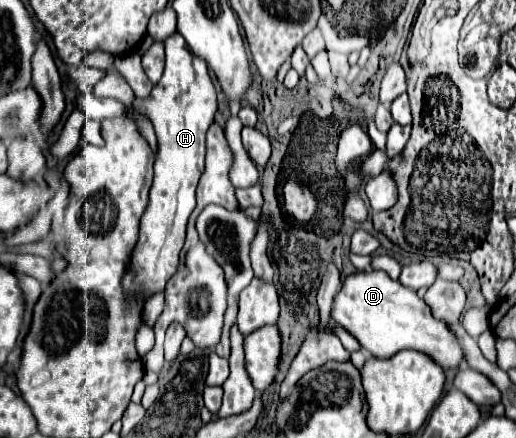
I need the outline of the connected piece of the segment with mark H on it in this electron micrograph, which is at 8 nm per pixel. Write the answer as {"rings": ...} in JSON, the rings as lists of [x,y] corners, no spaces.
{"rings":[[[174,32],[172,36],[168,36],[164,40],[164,48],[166,48],[164,74],[162,74],[160,82],[154,86],[150,98],[144,100],[144,110],[148,112],[144,116],[150,118],[150,122],[154,124],[156,136],[158,136],[158,154],[156,154],[156,162],[154,162],[154,184],[150,190],[150,202],[148,202],[148,208],[140,222],[140,238],[138,238],[138,244],[132,254],[130,270],[122,280],[122,286],[130,294],[132,292],[156,294],[156,292],[164,290],[166,282],[174,276],[174,272],[178,268],[178,256],[180,256],[184,236],[186,236],[186,222],[188,222],[190,212],[194,210],[194,204],[196,204],[194,192],[196,192],[196,186],[198,186],[198,180],[200,180],[202,168],[204,168],[206,128],[210,128],[210,124],[214,122],[214,112],[216,112],[216,90],[210,80],[206,62],[198,60],[198,56],[194,56],[194,52],[190,52],[190,48],[186,48],[186,40],[182,40],[182,36],[178,32]]]}

